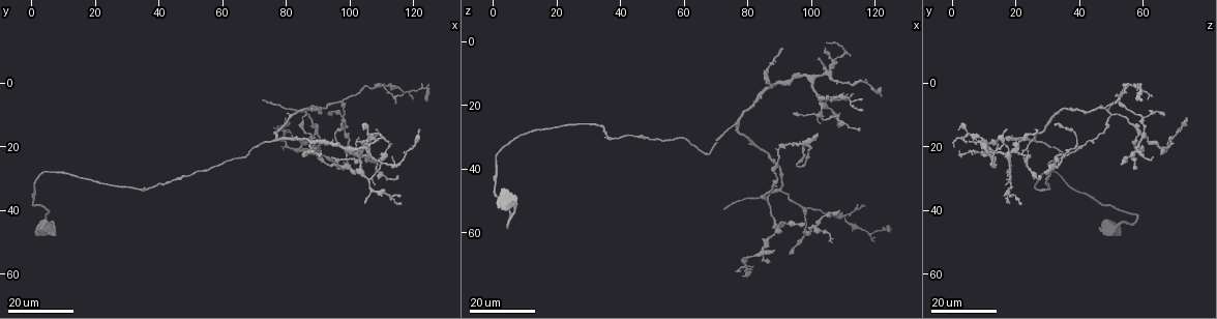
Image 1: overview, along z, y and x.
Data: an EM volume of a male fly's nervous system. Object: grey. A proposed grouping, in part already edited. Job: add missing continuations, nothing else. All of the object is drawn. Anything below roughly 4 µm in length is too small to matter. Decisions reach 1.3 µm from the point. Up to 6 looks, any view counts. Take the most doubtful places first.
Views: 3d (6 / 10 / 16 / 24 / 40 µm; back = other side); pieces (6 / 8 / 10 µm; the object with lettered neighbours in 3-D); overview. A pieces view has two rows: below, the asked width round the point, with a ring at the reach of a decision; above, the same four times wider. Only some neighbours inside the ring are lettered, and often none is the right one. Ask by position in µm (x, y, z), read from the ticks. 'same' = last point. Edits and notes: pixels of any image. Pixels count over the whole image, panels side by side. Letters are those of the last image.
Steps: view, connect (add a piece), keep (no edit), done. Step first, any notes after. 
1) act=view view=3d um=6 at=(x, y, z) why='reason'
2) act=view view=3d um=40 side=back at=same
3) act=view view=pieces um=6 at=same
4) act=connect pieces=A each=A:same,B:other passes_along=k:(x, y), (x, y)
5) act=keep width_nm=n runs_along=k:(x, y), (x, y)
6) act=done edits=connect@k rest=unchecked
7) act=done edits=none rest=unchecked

act=view view=3d um=24 at=(73.0, 5.5, 52.0) why='branch stops here'

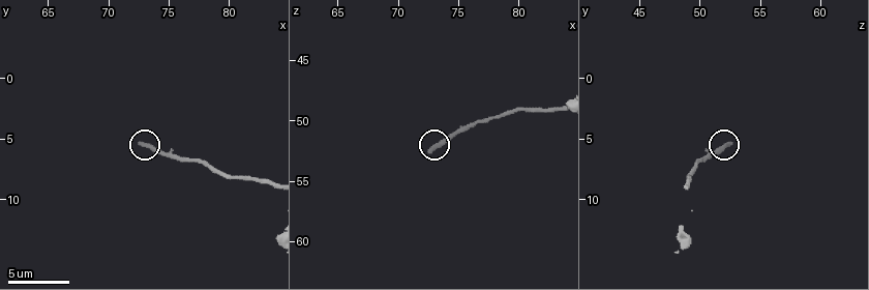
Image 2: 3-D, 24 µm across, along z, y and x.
act=view view=pieces um=8 at=(72.6, 5.4, 52.6)

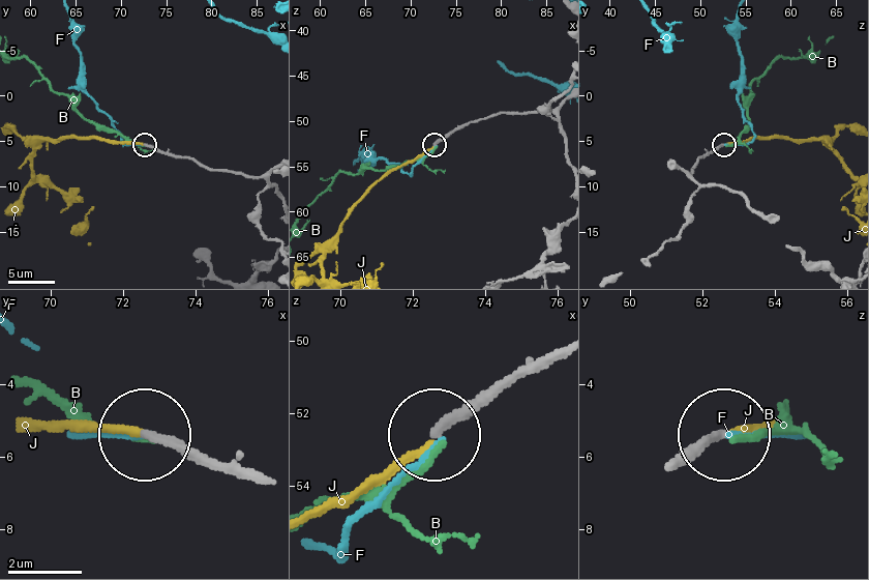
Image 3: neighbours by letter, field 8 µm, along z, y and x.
act=connect pieces=J each=B:other,F:other,J:same passes_along=3:(232, 471), (185, 459), (151, 434), (37, 434) found='it goes on there'

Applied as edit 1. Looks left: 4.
act=view view=3d um=16 at=(121.5, 14.0, 16.5) why='an open end'

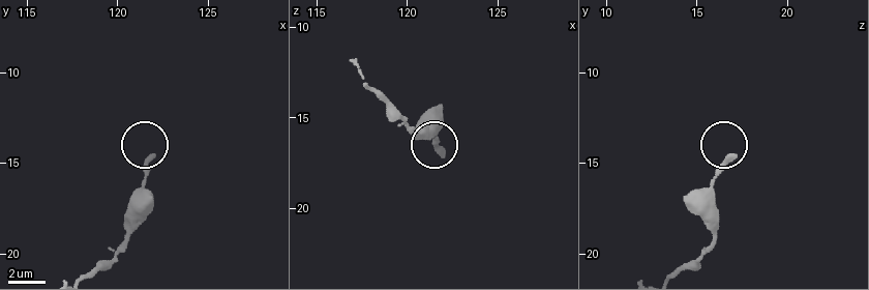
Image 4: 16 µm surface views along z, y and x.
act=view view=pieces um=6 at=(122.0, 14.6, 16.9)

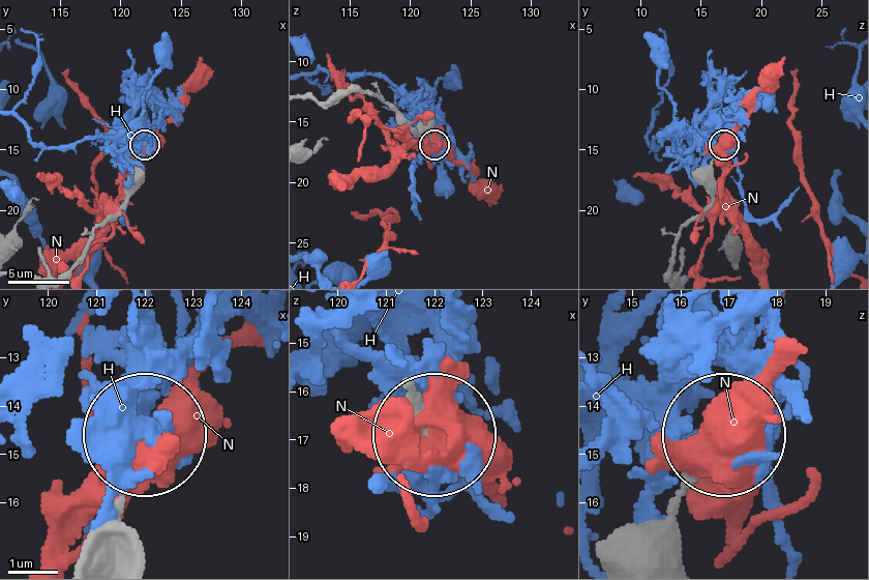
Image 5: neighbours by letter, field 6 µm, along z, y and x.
act=keep each=H:other,N:other found='none of them fits'

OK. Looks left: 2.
act=view view=3d um=24 at=(111.5, 19.0, 4.0) why='free end'

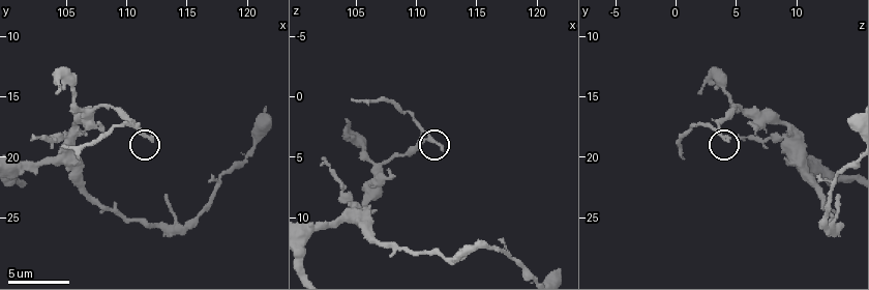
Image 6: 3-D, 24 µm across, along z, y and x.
act=view view=pieces um=8 at=(112.2, 18.4, 4.2)

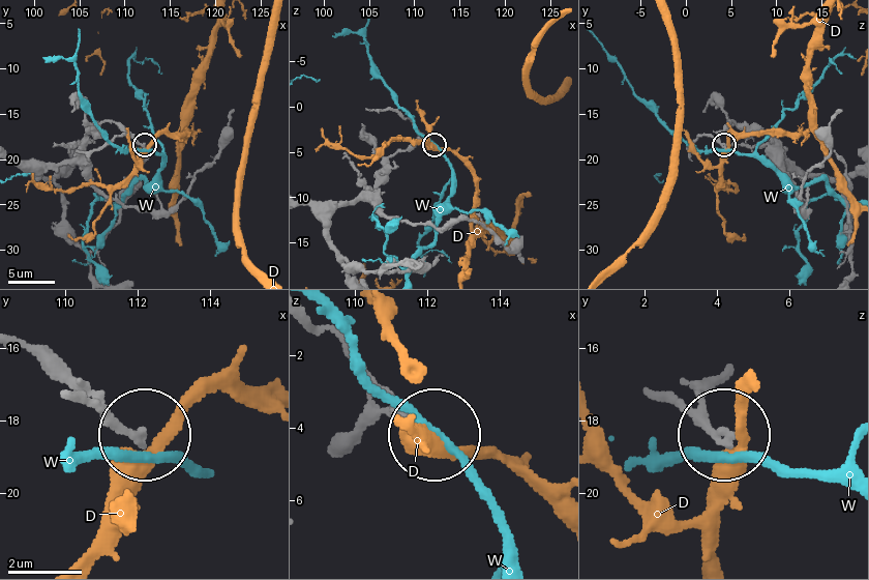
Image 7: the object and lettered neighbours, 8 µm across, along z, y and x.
act=keep width_nm=210 each=D:other,W:other found='no lettered piece goes on from it'

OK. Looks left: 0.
act=done edits=connect@3 rest=unchecked

